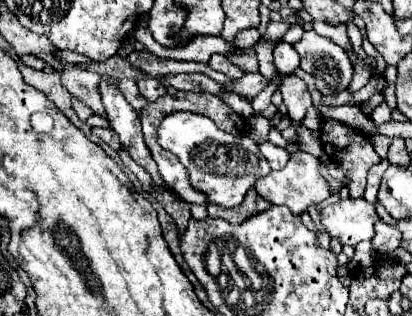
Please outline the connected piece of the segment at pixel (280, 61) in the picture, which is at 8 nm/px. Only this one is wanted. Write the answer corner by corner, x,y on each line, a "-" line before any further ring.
279,44
273,56
275,56
275,68
281,76
291,74
295,68
299,68
299,54
291,44

